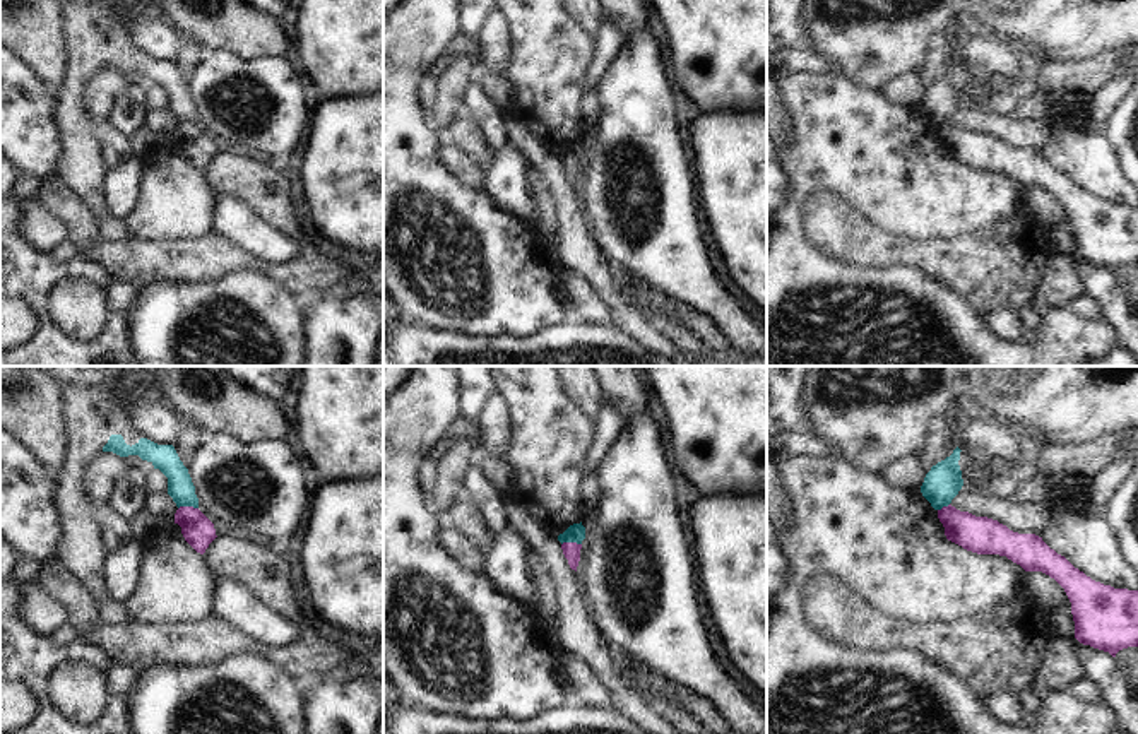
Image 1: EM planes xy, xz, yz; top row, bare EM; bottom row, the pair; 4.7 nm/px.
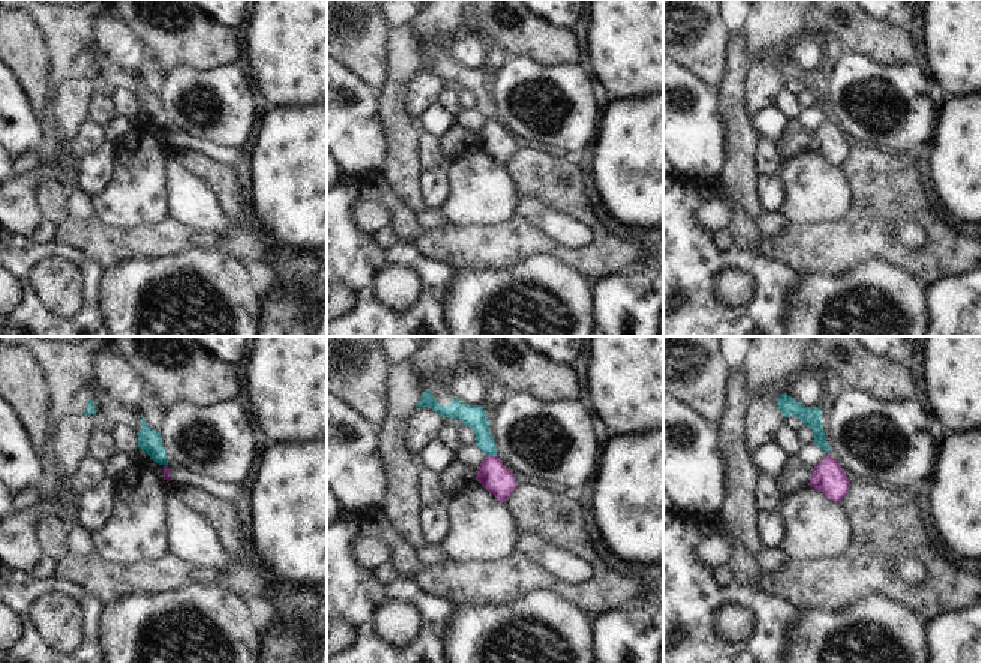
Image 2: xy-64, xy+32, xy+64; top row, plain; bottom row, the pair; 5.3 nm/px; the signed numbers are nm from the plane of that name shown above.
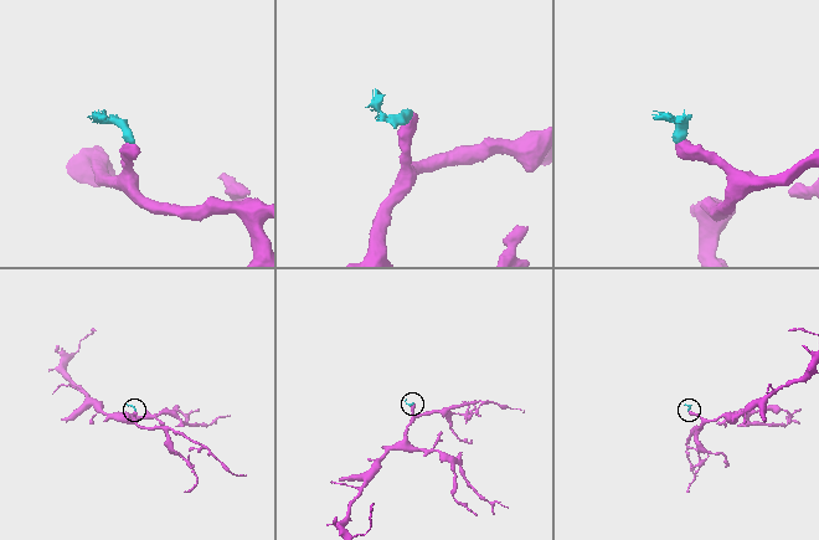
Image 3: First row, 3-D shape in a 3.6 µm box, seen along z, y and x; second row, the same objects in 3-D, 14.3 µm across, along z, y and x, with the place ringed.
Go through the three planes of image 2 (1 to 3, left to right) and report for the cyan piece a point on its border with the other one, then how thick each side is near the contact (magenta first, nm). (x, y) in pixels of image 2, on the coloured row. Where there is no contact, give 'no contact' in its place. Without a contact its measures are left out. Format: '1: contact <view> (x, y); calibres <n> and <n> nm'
1: contact xy-64 (165, 465); calibres 40 and 130 nm
2: contact xy+32 (491, 456); calibres 160 and 130 nm
3: no contact

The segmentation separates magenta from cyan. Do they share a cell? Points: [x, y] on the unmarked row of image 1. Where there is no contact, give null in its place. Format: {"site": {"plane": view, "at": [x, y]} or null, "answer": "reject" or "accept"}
{"site": {"plane": "xy", "at": [187, 124]}, "answer": "reject"}

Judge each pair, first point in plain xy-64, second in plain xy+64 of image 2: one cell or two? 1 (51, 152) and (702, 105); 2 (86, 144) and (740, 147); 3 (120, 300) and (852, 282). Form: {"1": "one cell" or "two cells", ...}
{"1": "two cells", "2": "two cells", "3": "one cell"}

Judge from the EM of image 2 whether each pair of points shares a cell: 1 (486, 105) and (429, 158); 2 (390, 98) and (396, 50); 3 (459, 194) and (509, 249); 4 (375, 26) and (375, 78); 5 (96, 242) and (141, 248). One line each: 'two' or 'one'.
1: two
2: one
3: two
4: one
5: one

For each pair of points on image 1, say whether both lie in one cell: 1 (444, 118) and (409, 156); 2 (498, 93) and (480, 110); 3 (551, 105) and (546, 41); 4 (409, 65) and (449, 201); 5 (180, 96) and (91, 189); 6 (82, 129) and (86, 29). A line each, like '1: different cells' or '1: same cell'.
1: different cells
2: different cells
3: same cell
4: same cell
5: same cell
6: same cell

